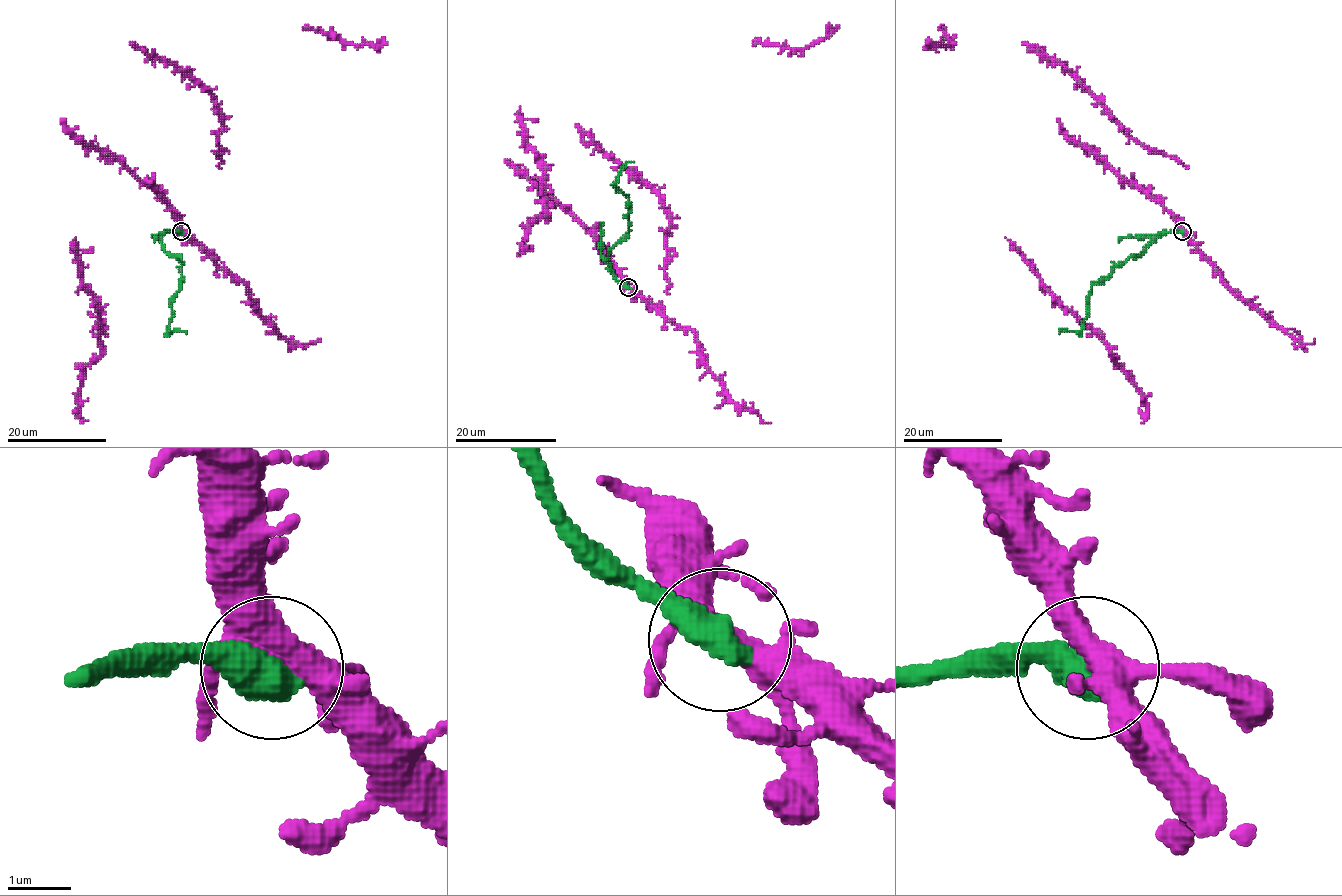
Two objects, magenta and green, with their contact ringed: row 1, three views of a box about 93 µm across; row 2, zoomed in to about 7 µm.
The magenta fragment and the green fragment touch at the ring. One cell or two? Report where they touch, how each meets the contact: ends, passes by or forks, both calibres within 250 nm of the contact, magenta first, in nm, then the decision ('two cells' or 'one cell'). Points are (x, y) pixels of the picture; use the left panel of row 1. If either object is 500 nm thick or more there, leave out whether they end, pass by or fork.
(181, 231) | 360/600 nm | two cells

